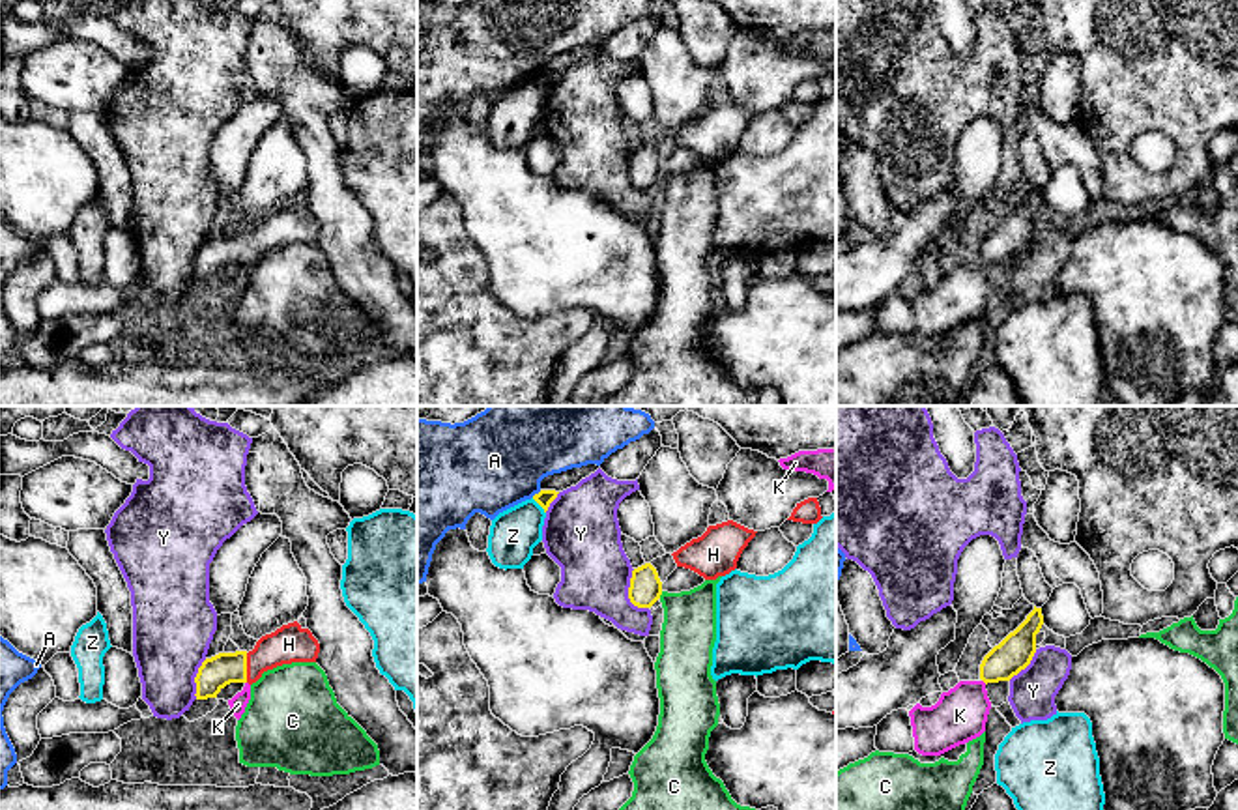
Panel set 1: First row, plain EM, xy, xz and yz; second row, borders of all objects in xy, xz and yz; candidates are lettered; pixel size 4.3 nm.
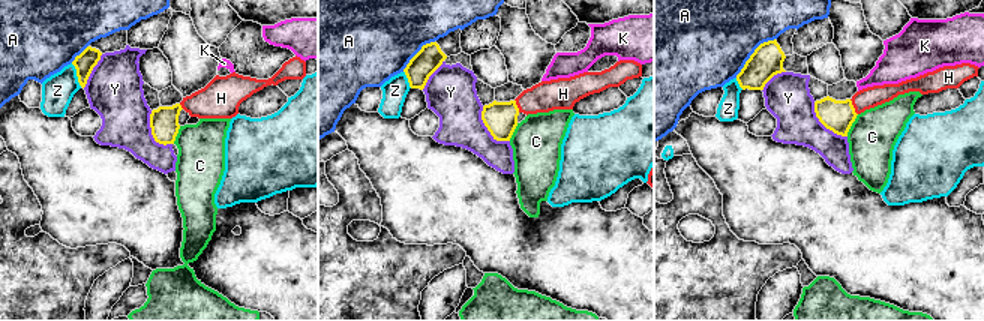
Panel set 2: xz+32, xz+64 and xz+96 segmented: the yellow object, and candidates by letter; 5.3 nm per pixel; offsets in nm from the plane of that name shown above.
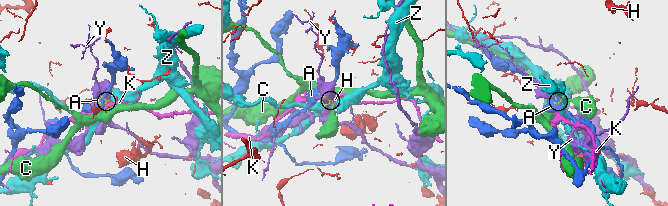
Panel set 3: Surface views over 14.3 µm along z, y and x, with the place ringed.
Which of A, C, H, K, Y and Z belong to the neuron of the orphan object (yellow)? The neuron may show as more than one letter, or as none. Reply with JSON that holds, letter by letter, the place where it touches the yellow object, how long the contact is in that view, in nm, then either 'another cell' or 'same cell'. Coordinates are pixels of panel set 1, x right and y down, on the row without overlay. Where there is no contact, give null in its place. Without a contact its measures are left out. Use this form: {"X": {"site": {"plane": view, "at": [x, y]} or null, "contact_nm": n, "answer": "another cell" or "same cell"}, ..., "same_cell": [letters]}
{"A": {"site": {"plane": "xz", "at": [535, 75]}, "contact_nm": 50, "answer": "another cell"}, "C": {"site": {"plane": "xz", "at": [661, 174]}, "contact_nm": 40, "answer": "another cell"}, "H": {"site": {"plane": "xy", "at": [245, 249]}, "contact_nm": 130, "answer": "same cell"}, "K": {"site": {"plane": "yz", "at": [984, 262]}, "contact_nm": 30, "answer": "another cell"}, "Y": {"site": {"plane": "xz", "at": [629, 174]}, "contact_nm": 190, "answer": "another cell"}, "Z": {"site": {"plane": "xz", "at": [539, 85]}, "contact_nm": 90, "answer": "another cell"}, "same_cell": ["H"]}

